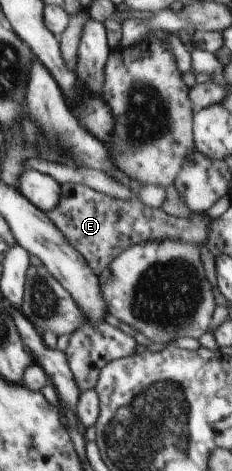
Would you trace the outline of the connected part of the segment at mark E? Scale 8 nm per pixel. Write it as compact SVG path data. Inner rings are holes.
M76 183L61 185L59 205L46 215L70 245L85 258L96 276L100 276L118 255L135 244L180 239L198 246L205 245L209 239L209 226L212 221L205 213L192 213L186 218L170 216L161 208L147 207L137 196L130 200L120 200Z

